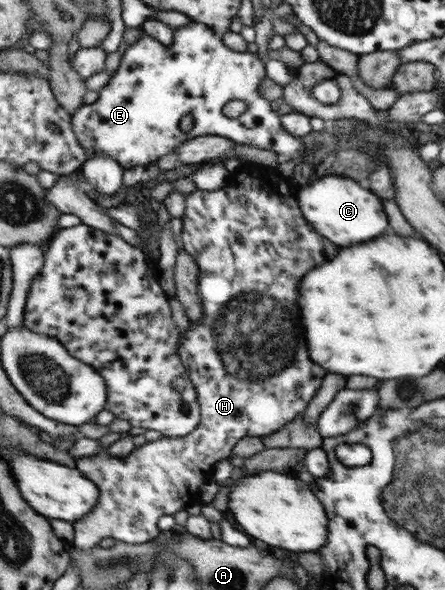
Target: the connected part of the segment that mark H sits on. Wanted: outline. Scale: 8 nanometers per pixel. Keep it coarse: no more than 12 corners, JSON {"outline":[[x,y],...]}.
{"outline":[[275,169],[185,195],[201,424],[76,468],[72,545],[155,540],[325,370],[301,276],[339,248]]}

